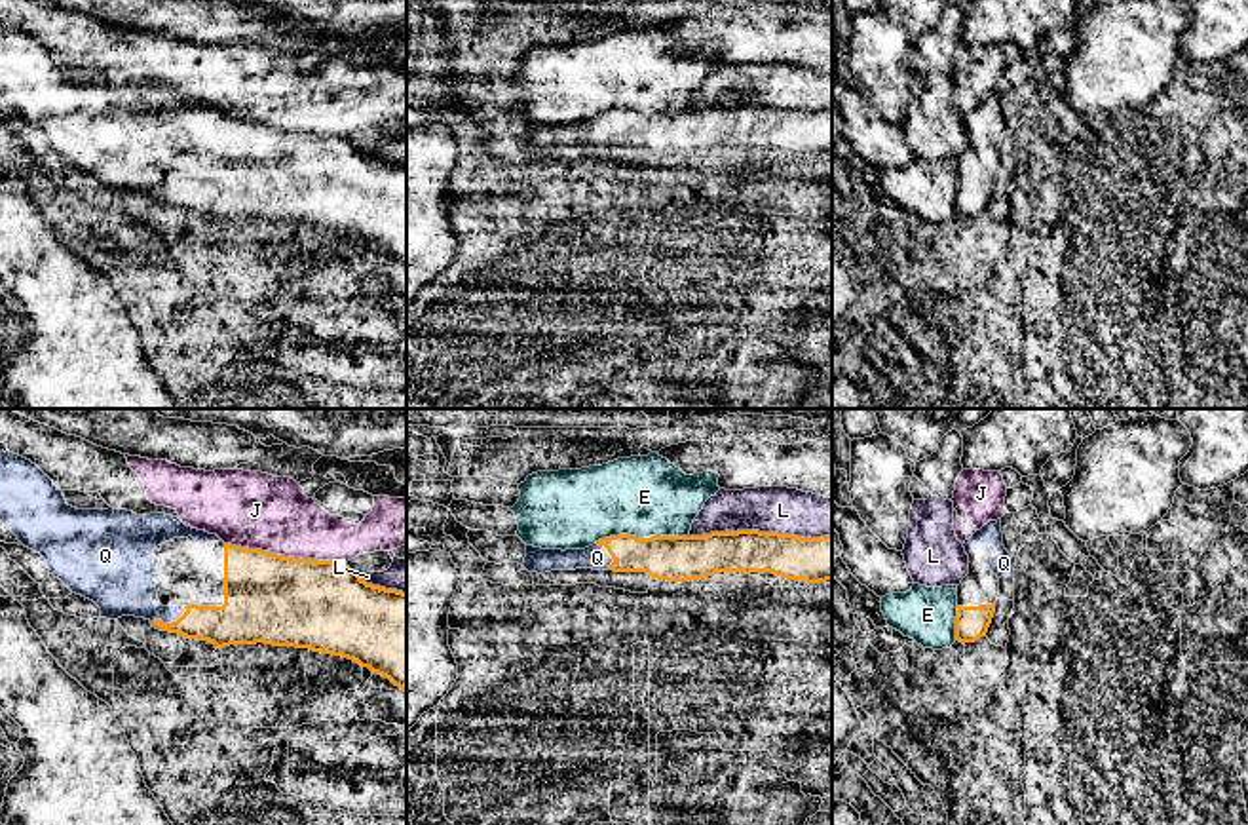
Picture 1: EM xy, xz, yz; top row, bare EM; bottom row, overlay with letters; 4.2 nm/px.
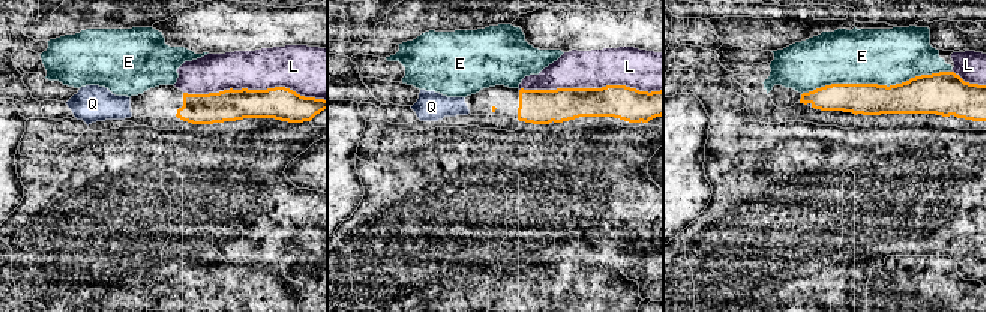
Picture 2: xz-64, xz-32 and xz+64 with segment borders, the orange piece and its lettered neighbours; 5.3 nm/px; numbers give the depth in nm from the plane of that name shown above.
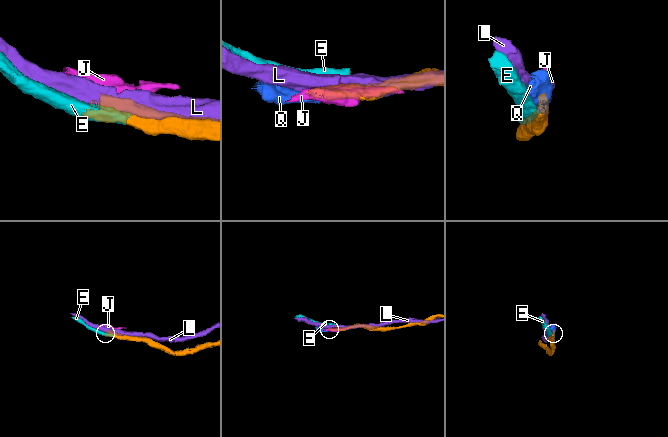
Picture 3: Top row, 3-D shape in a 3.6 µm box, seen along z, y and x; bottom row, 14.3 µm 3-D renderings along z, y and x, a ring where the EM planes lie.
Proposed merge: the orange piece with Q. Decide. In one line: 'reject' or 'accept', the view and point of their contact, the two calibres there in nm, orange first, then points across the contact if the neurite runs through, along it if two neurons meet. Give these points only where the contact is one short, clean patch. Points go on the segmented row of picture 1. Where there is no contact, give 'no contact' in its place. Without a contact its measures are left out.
accept; contact xy (171, 622); calibres 180 and 260 nm

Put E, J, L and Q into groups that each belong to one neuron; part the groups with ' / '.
E / J / L / Q

